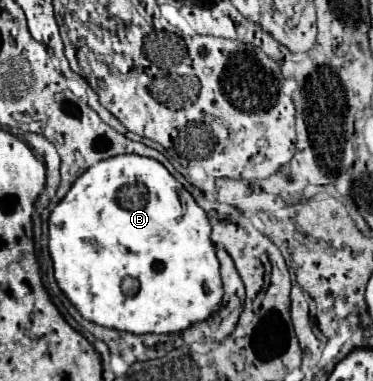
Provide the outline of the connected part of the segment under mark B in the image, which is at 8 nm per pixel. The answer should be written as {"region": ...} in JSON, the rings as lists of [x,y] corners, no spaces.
{"region":[[[114,156],[88,168],[50,214],[48,248],[58,286],[94,324],[130,334],[172,334],[220,310],[224,290],[206,212],[158,160]]]}

